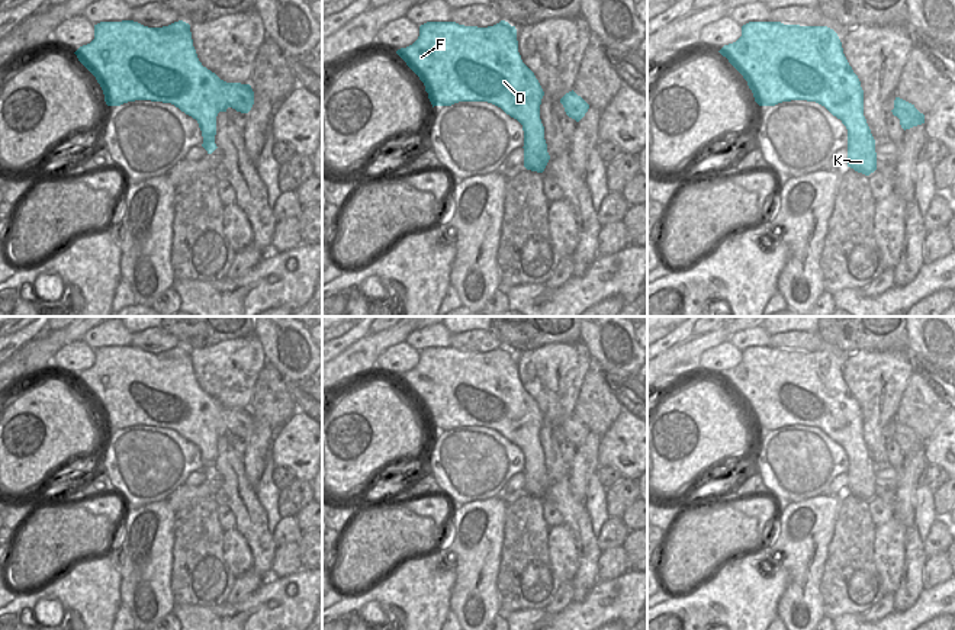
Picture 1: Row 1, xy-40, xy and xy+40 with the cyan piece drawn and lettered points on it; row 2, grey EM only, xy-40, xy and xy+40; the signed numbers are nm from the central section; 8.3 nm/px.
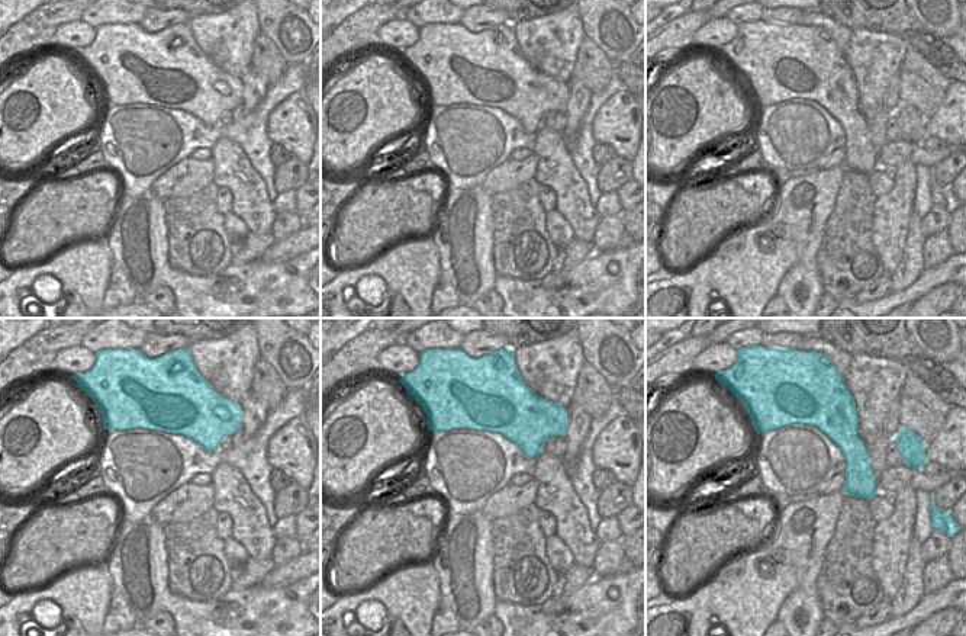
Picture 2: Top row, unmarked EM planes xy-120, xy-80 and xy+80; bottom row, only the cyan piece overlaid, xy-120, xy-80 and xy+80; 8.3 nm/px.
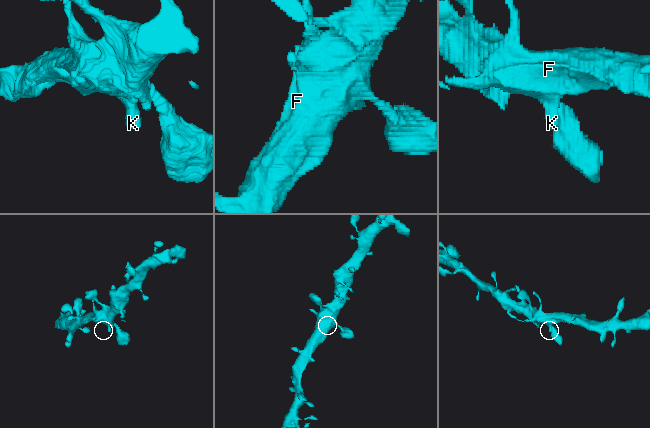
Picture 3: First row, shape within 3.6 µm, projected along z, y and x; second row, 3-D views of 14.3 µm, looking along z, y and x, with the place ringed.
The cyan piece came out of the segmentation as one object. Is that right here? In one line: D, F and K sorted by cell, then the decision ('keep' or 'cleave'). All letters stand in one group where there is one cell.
D F K; keep

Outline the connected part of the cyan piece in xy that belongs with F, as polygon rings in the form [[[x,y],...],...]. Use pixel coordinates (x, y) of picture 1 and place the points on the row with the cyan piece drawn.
[[[505,20],[488,28],[427,22],[419,26],[418,39],[396,54],[424,83],[433,107],[459,102],[488,102],[517,119],[524,131],[524,167],[537,173],[544,171],[550,160],[540,119],[544,91],[521,60],[515,26]]]

